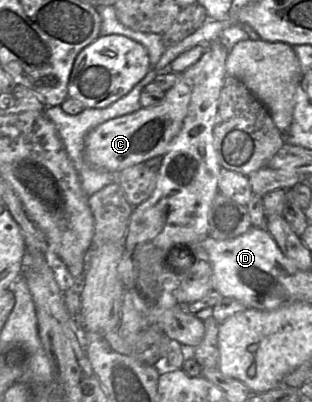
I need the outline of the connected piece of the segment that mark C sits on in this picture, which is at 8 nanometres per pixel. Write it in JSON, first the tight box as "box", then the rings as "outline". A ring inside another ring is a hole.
{"box":[84,51,210,174],"outline":[[[205,51],[201,58],[187,69],[180,81],[169,91],[157,105],[121,117],[110,119],[95,129],[86,137],[84,157],[93,167],[118,174],[125,168],[144,163],[145,161],[163,157],[172,140],[182,128],[187,115],[192,91],[202,78],[202,69],[210,59],[210,52]]]}

